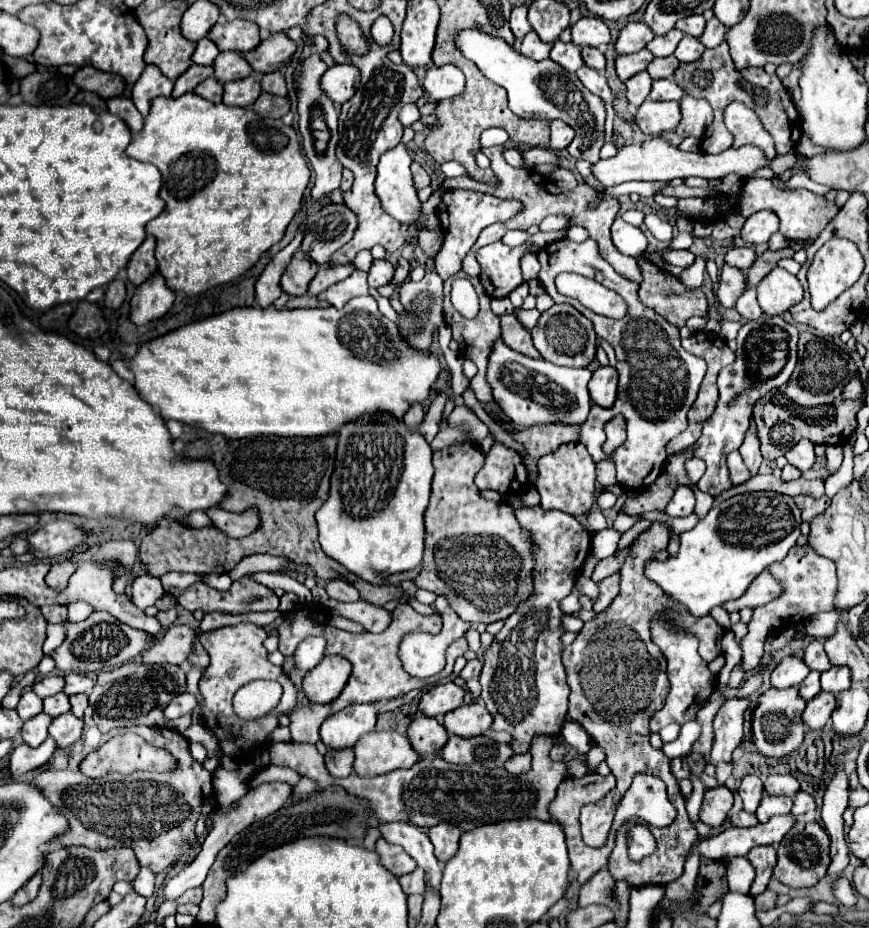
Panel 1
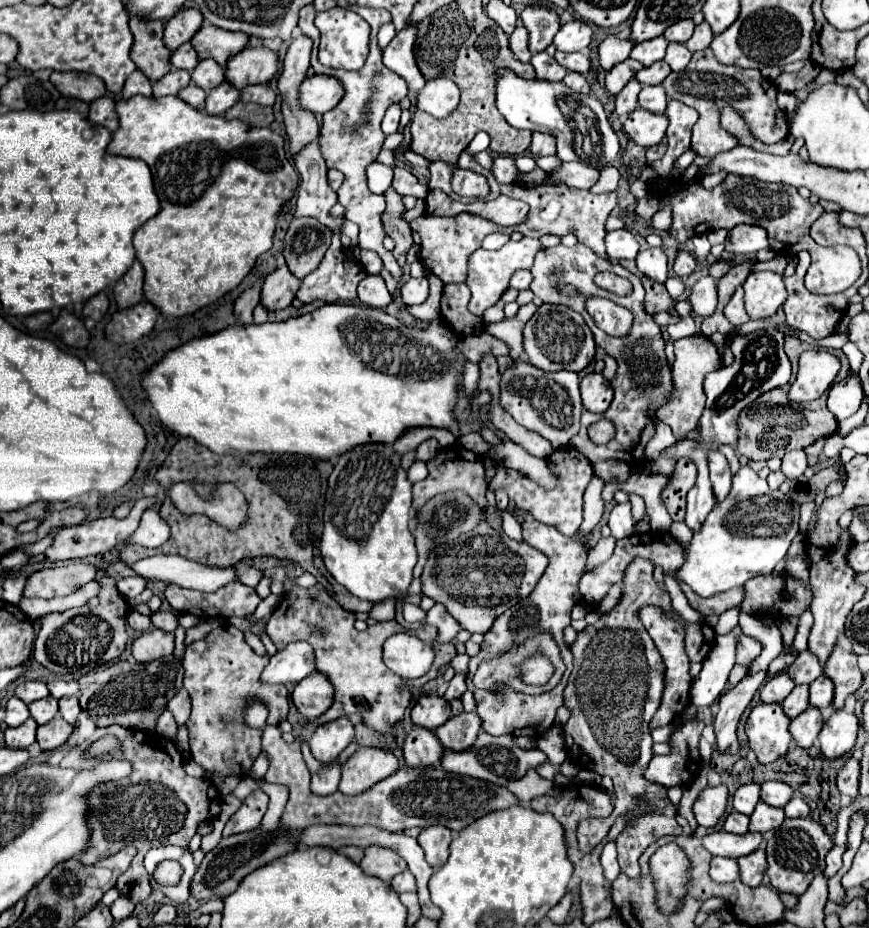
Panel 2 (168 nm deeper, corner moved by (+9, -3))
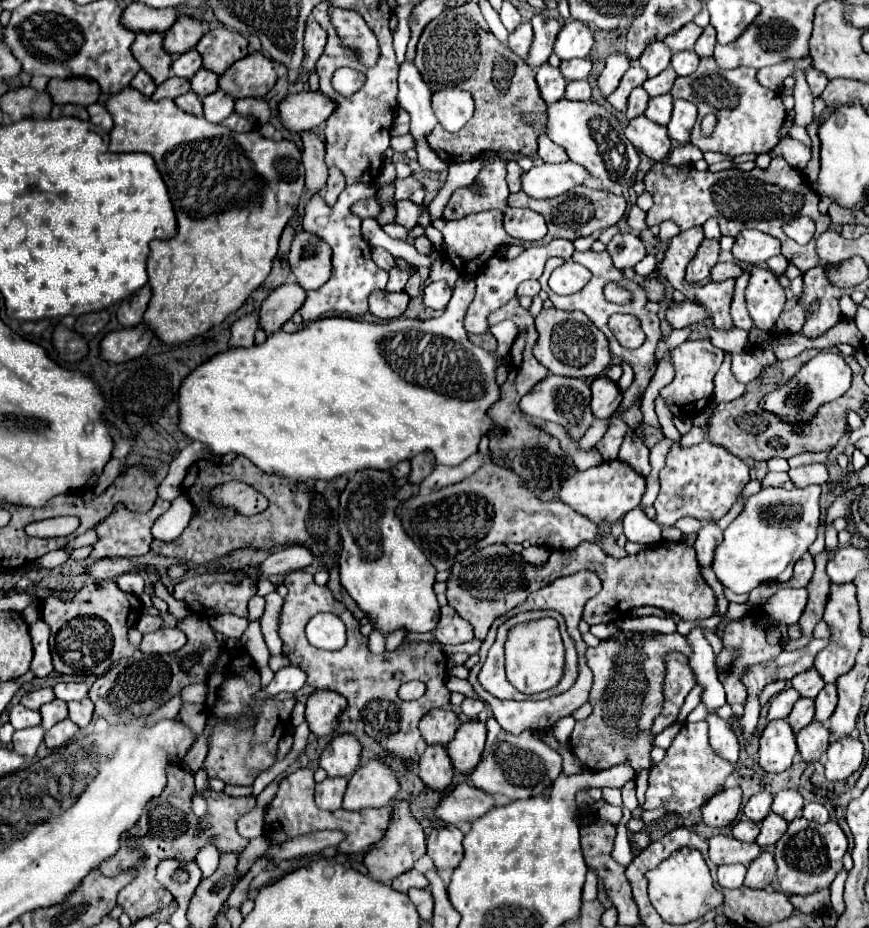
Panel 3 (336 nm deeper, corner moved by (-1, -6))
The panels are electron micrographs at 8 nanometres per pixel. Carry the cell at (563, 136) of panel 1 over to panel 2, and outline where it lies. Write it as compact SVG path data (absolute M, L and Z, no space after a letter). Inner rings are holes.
M532 133L530 153L536 157L554 155L556 153L556 139L550 133Z

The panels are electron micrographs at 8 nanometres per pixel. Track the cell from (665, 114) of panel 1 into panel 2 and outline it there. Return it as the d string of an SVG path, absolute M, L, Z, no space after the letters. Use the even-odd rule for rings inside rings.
M636 107L624 121L624 131L628 133L628 137L642 147L658 145L666 133L666 127L668 127L666 115L648 113L646 109L640 107Z

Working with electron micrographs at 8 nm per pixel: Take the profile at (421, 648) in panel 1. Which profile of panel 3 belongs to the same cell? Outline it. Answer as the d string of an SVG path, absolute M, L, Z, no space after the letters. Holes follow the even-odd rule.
M444 606L442 618L440 618L438 628L436 628L436 638L442 644L464 644L464 642L470 642L474 638L474 634L472 634L472 626L468 622L464 622L454 612L454 608Z

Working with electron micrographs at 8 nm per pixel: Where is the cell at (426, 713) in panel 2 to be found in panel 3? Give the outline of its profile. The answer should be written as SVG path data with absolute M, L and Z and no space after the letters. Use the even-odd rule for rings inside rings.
M436 708L420 720L420 734L426 744L446 746L454 738L458 726L460 726L460 720L452 710L446 710L446 708L438 710Z

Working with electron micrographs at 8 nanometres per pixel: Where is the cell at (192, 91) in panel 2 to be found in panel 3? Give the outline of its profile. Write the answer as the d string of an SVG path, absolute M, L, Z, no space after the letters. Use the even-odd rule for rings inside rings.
M186 92L186 94L178 96L174 102L180 110L194 114L194 116L202 116L202 102L200 102L200 96L196 96L194 92Z

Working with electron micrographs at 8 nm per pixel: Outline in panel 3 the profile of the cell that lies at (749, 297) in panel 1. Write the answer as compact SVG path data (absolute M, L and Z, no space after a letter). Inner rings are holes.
M748 272L744 276L740 276L740 278L736 278L732 306L730 306L730 316L734 320L734 326L750 330L754 324L752 324L752 318L748 316L748 310L746 310L746 304L744 304L744 290L746 290L746 286L748 286Z

